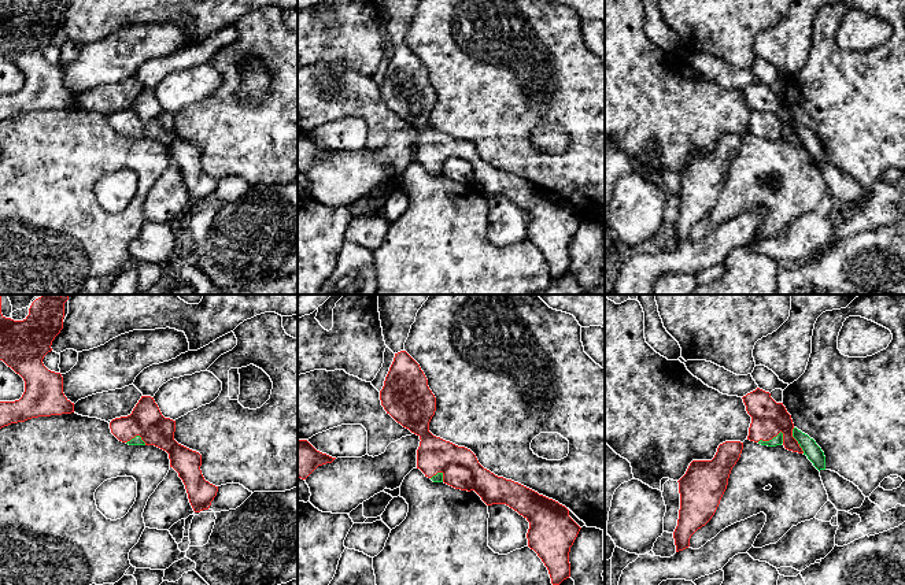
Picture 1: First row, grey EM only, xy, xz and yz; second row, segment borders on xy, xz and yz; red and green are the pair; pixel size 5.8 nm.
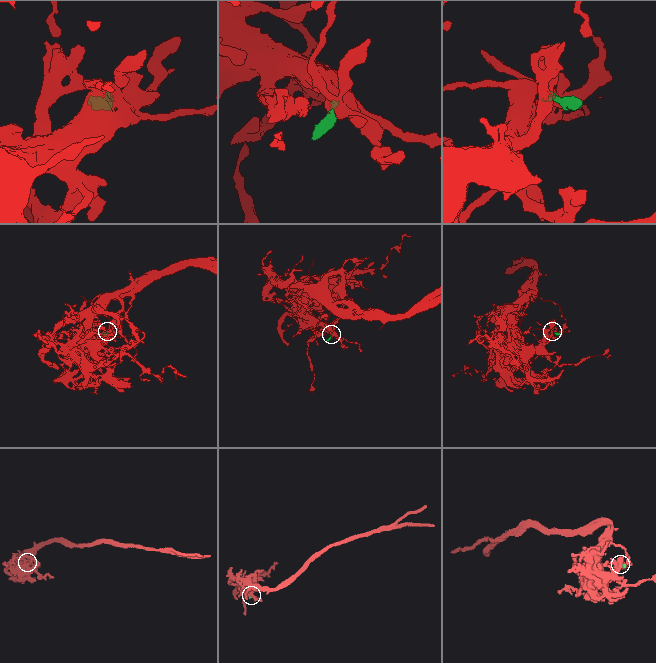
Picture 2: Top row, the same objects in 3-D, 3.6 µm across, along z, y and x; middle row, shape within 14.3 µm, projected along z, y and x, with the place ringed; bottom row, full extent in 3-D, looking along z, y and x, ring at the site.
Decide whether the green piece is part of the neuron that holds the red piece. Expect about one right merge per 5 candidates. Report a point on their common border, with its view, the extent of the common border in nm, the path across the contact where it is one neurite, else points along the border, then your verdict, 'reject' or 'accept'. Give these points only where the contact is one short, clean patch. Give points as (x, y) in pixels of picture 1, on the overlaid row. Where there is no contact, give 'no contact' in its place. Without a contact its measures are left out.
contact yz (769, 439); length 170 nm; way yz (768, 418), (769, 439), (778, 440); accept

